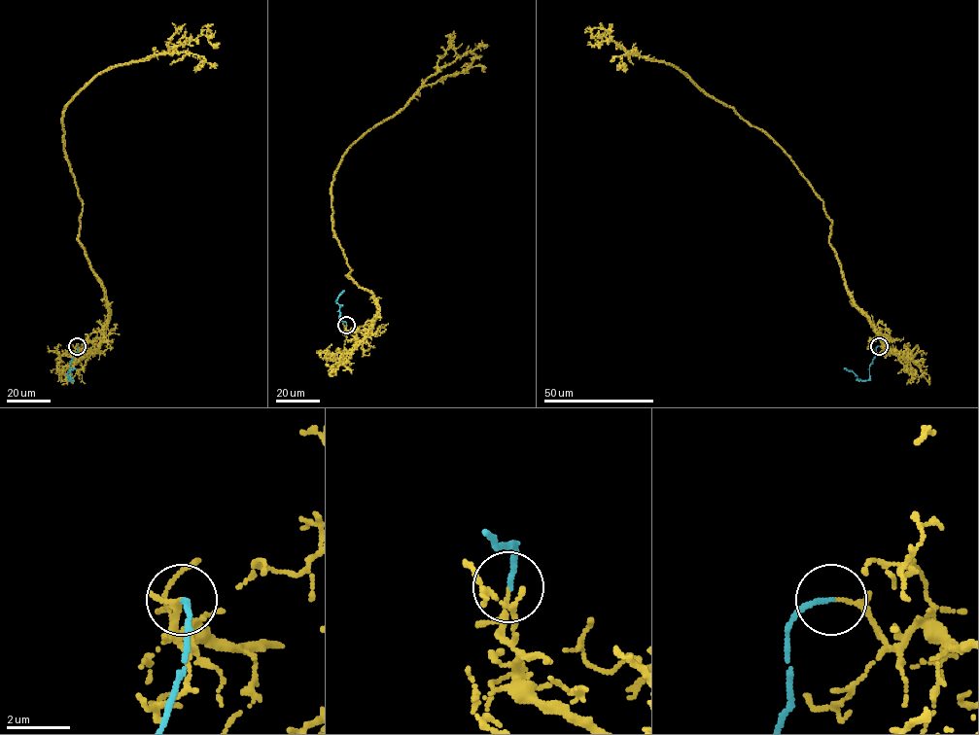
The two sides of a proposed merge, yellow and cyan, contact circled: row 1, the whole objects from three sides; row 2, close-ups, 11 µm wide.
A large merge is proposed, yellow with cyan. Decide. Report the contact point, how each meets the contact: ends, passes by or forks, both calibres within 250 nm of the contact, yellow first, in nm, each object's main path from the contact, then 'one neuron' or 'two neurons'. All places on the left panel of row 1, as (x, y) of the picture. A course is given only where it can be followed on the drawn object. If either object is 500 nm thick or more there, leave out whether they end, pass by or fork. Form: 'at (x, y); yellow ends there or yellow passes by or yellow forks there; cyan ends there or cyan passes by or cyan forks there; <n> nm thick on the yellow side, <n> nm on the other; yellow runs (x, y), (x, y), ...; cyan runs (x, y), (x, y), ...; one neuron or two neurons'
at (77, 346); yellow passes by; cyan ends there; 70 nm thick on the yellow side, 150 nm on the other; yellow runs (77, 346), (93, 353), (109, 310), (78, 240), (83, 200), (62, 111), (102, 72), (204, 35), (219, 42); cyan runs (77, 346), (70, 365), (70, 381), (67, 373), (75, 369); two neurons

